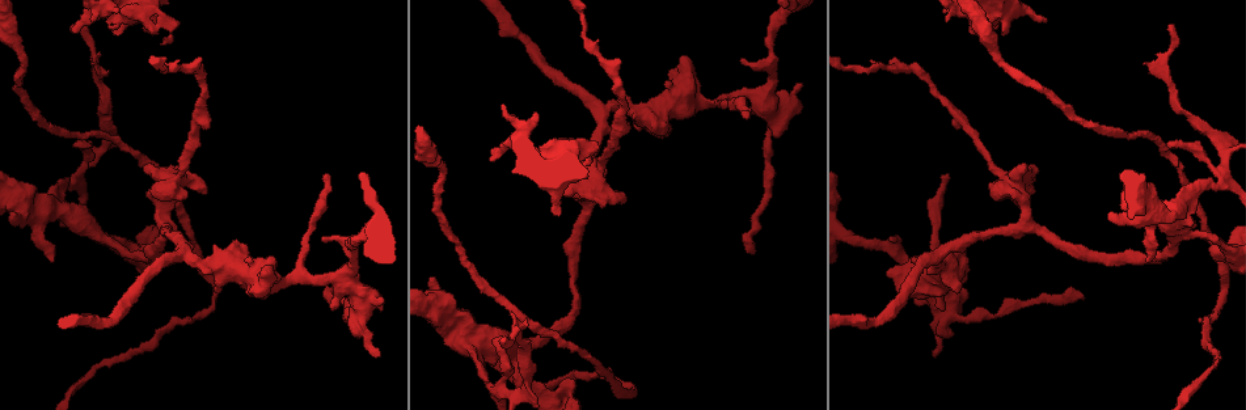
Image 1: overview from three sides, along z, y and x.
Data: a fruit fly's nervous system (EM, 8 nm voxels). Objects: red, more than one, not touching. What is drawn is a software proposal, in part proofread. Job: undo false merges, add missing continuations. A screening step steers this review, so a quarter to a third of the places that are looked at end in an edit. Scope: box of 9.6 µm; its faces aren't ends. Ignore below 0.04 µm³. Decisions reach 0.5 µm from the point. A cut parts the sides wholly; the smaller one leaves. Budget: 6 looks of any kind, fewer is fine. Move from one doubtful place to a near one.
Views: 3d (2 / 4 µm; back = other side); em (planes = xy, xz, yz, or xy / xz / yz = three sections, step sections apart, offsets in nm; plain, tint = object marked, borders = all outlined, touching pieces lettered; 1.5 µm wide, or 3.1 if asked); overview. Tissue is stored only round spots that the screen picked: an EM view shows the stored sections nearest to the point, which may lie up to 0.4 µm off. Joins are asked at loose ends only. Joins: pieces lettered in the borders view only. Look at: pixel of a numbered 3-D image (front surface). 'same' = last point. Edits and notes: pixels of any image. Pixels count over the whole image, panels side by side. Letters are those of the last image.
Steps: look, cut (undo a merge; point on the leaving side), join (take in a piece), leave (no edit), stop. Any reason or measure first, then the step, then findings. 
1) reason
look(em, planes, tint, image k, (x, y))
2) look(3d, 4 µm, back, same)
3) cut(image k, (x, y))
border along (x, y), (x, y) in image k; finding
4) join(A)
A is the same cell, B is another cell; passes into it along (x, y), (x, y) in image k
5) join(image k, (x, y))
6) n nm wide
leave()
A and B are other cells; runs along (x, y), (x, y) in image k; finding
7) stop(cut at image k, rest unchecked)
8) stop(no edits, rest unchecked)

branch stops here
look(em, planes, tint, image 1, (71, 30))

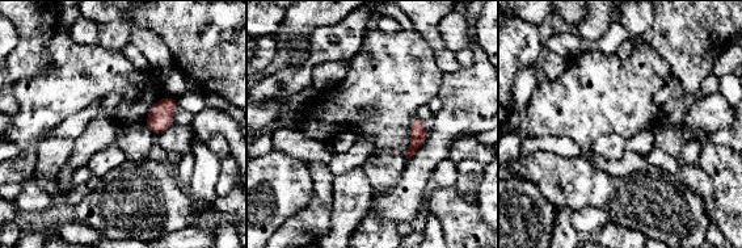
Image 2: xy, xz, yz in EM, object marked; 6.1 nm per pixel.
what lies round it
look(em, planes, borders, same)

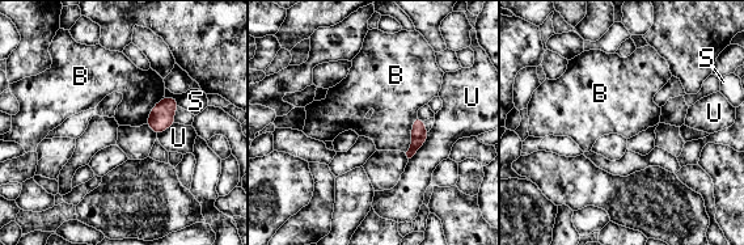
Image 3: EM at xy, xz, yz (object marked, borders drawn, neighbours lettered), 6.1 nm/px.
leave()
B, S and U are other cells; no lettered piece goes on from it

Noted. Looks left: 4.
branch stops here
look(em, xz, step 8, borders, image 1, (77, 142))

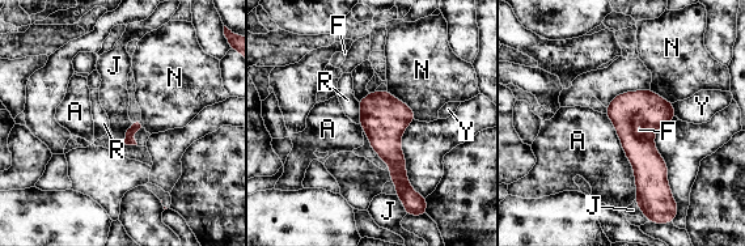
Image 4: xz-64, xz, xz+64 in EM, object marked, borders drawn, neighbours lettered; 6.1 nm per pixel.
A touches over 550 nm
leave()
A, F, J, N, R and Y are other cells; none of them fits

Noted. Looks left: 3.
an open end
look(3d, 4 µm, image 1, (53, 260))

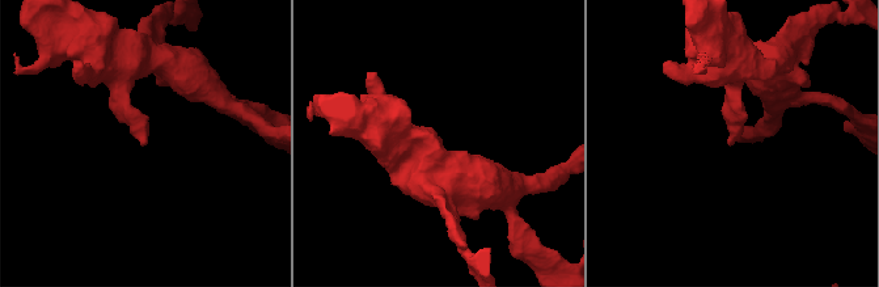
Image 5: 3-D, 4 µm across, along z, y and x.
look(em, planes, borders, image 5, (730, 145))

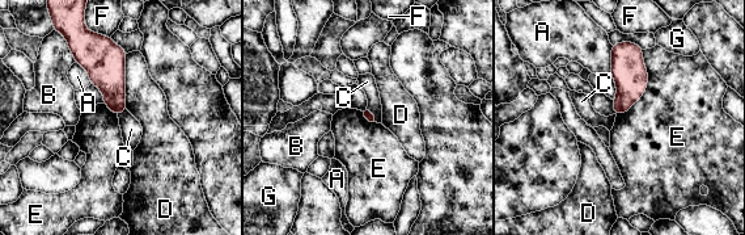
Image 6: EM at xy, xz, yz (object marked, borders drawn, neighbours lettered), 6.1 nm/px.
leave()
A, B, C, D, E, F and G are other cells; border along (126, 109), (118, 116) in image 6; no lettered piece goes on from it

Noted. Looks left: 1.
stop(no edits, rest unchecked)

